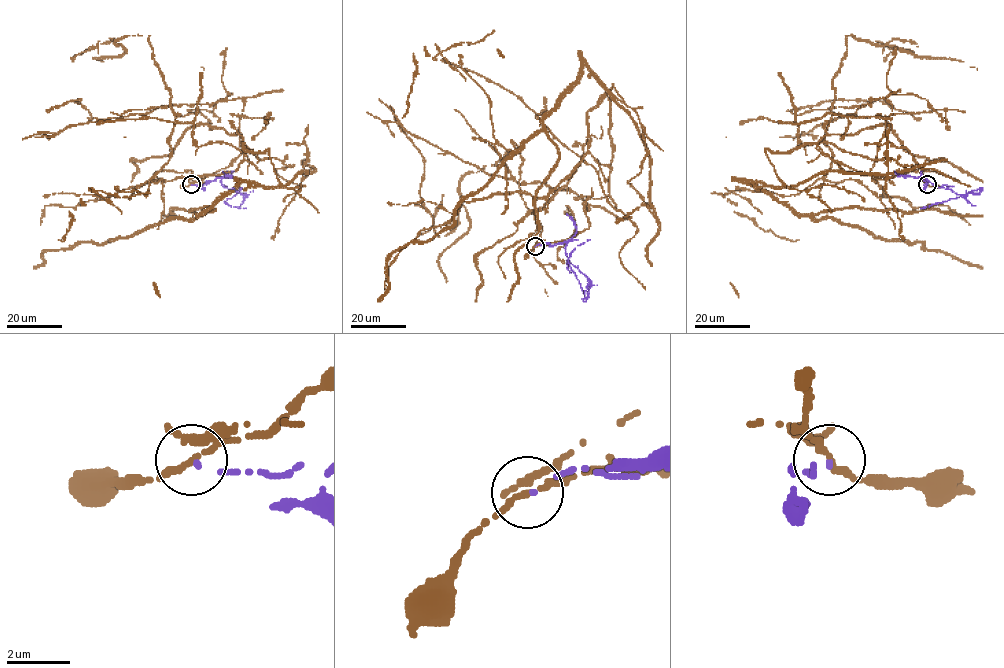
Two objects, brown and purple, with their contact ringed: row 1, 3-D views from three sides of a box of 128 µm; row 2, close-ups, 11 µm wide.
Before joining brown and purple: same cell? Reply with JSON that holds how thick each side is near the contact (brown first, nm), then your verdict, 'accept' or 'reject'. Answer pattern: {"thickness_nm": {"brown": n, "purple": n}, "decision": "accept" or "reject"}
{"thickness_nm": {"brown": 150, "purple": 100}, "decision": "reject"}

